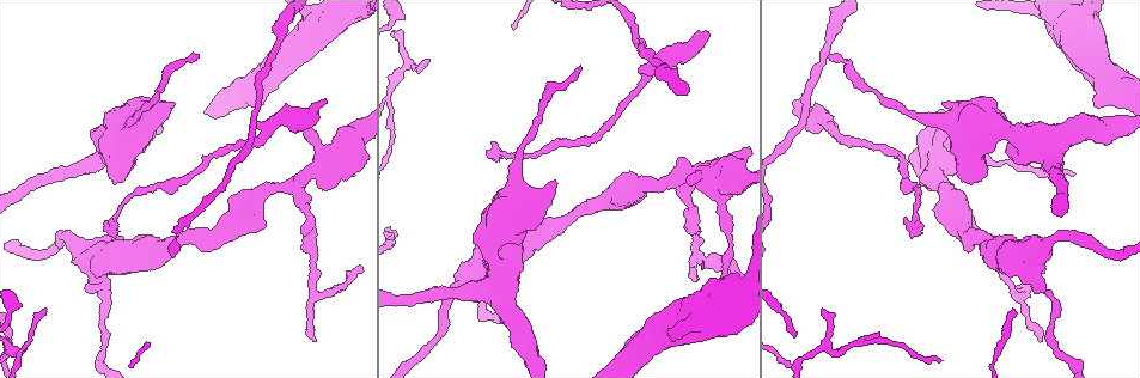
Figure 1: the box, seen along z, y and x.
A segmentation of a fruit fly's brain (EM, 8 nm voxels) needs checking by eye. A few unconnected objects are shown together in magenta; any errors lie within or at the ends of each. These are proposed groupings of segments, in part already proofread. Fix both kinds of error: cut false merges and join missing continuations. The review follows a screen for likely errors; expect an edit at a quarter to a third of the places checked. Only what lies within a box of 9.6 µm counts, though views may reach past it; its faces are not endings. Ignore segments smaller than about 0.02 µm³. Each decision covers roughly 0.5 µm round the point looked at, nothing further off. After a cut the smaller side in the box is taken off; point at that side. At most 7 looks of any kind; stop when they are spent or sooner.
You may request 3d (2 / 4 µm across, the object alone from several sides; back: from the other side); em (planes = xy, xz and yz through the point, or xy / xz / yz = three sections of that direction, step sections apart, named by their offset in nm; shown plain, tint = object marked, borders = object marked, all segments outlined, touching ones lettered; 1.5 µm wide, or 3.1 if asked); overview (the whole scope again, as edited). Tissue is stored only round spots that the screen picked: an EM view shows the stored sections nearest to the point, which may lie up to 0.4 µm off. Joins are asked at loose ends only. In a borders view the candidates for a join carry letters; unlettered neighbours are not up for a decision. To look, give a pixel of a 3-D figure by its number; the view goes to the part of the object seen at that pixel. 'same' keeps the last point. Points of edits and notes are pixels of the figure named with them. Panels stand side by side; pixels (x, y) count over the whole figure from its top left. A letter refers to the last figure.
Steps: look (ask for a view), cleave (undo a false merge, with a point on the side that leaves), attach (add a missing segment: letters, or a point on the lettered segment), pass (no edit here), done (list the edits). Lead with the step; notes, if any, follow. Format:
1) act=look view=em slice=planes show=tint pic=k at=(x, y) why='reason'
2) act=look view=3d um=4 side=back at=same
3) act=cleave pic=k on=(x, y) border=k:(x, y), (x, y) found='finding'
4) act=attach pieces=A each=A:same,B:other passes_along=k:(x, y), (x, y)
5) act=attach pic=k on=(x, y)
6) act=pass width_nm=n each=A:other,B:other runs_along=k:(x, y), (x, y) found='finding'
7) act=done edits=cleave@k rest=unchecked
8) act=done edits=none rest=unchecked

act=look view=em slice=planes show=borders pic=1 at=(195, 57) why='end of a long branch'

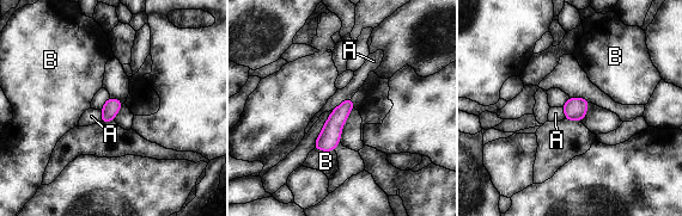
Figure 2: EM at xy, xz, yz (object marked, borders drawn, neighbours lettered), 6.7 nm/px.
act=pass each=A:other,B:other border=2:(351, 97), (347, 97), (333, 110) found='no lettered segment goes on from it'

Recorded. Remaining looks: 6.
act=look view=3d um=4 pic=1 at=(793, 104) why='free end'

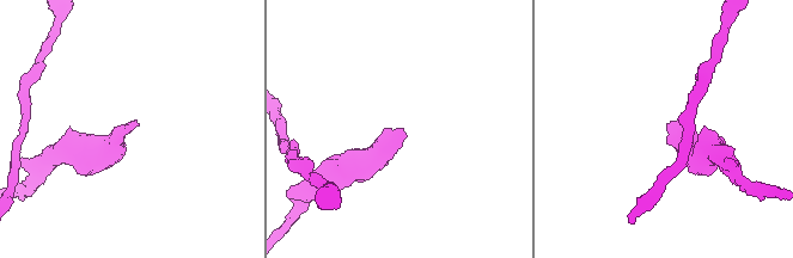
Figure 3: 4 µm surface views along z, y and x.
act=look view=em slice=planes show=borders pic=3 at=(403, 128) why='now the EM'

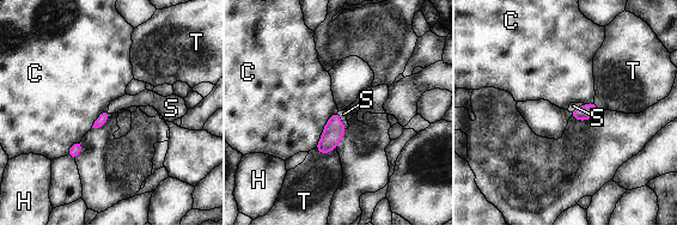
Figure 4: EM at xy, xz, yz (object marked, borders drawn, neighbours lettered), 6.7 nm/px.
act=attach pieces=S each=C:other,H:other,S:same,T:other passes_along=4:(334, 129), (340, 120), (343, 114) found='it goes on there'

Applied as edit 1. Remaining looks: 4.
act=look view=em slice=yz step=4 show=borders pic=1 at=(1074, 175) why='tapers out'

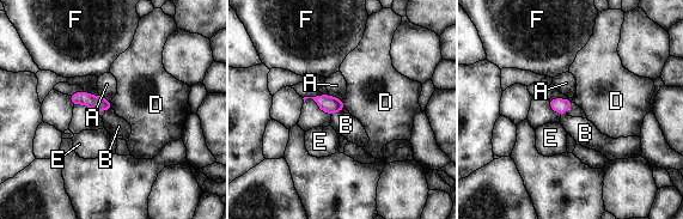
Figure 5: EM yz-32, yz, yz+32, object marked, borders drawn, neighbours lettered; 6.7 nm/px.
act=pass each=A:other,B:other,D:other,E:other,F:other border=5:(340, 110), (331, 114) found='no lettered segment goes on from it'

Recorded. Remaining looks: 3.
act=done edits=attach@4 rest=unchecked

